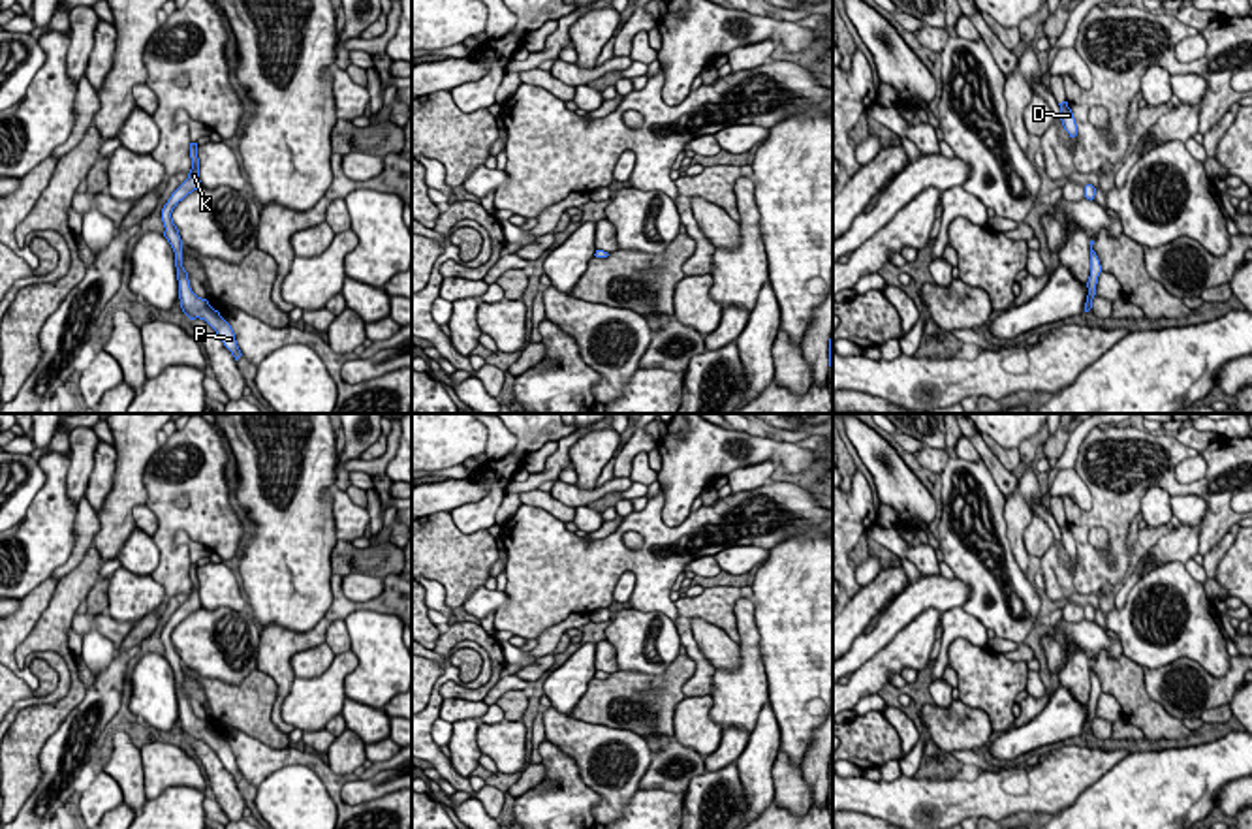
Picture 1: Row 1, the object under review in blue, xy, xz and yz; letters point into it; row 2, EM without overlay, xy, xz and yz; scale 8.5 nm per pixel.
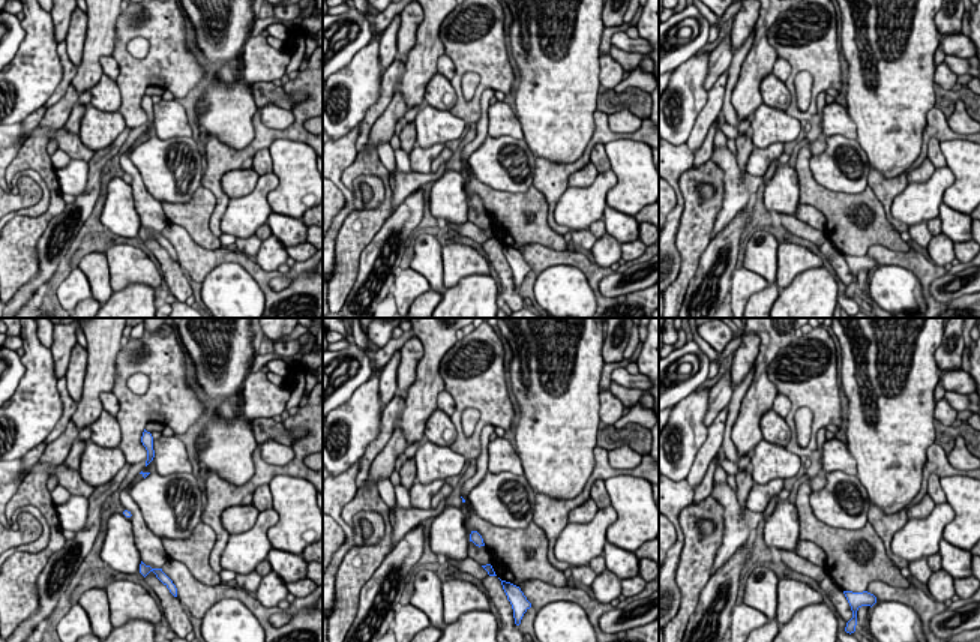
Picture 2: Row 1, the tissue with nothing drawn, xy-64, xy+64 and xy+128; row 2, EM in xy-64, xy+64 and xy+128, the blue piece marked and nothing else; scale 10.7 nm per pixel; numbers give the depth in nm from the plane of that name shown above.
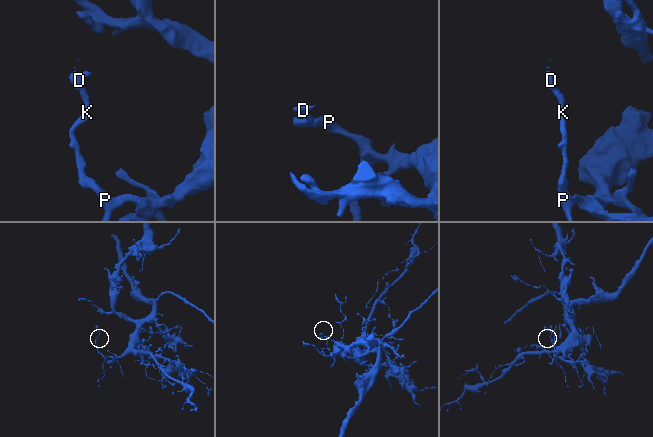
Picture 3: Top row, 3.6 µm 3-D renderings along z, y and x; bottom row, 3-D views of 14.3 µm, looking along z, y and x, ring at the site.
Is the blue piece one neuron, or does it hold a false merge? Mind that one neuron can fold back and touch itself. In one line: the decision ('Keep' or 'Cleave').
Cleave

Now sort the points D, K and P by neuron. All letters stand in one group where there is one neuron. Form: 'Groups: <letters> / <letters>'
Groups: D K / P

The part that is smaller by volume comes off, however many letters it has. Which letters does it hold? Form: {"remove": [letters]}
{"remove": ["D", "K"]}

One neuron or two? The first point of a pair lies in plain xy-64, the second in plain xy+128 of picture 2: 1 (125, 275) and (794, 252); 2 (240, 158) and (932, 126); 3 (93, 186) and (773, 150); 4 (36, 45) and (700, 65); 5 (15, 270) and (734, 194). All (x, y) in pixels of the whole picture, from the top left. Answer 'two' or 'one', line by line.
1: one
2: one
3: two
4: one
5: two

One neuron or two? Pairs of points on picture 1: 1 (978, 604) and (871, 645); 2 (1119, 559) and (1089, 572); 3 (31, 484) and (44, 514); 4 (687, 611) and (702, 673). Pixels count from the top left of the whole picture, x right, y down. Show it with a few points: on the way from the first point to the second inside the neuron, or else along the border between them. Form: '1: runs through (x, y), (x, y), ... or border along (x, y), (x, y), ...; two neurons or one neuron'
1: border along (955, 576), (969, 589), (969, 598), (963, 606); two neurons
2: runs through (1111, 566), (1096, 570); one neuron
3: border along (38, 461), (44, 472), (44, 485), (19, 523); two neurons
4: runs through (687, 626), (687, 641), (700, 658); one neuron

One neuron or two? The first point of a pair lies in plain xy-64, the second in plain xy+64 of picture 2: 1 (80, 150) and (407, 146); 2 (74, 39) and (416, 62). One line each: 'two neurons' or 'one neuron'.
1: two neurons
2: two neurons

